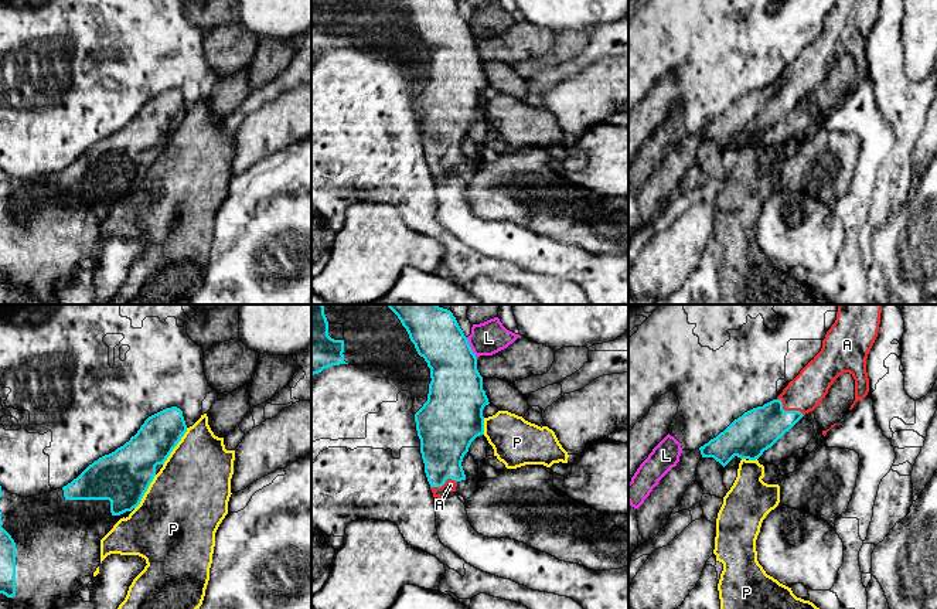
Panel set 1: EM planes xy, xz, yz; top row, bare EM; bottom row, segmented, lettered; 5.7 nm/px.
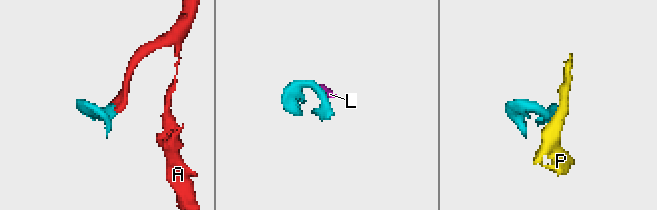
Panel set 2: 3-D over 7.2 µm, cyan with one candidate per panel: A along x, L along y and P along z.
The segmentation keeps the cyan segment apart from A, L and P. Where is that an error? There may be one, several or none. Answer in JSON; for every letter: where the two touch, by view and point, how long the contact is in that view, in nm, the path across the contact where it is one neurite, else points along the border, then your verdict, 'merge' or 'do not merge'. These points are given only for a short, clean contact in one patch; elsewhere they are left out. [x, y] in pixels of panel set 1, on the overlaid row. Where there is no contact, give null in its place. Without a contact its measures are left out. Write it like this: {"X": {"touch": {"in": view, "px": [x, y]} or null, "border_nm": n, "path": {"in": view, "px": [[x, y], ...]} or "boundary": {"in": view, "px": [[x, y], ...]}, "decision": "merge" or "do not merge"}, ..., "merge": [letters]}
{"A": {"touch": {"in": "yz", "px": [789, 411]}, "border_nm": 180, "decision": "merge"}, "L": {"touch": {"in": "xz", "px": [470, 347]}, "border_nm": 130, "boundary": {"in": "xz", "px": [[466, 337], [476, 357]]}, "decision": "do not merge"}, "P": {"touch": {"in": "xy", "px": [176, 445]}, "border_nm": 260, "decision": "do not merge"}, "merge": ["A"]}

